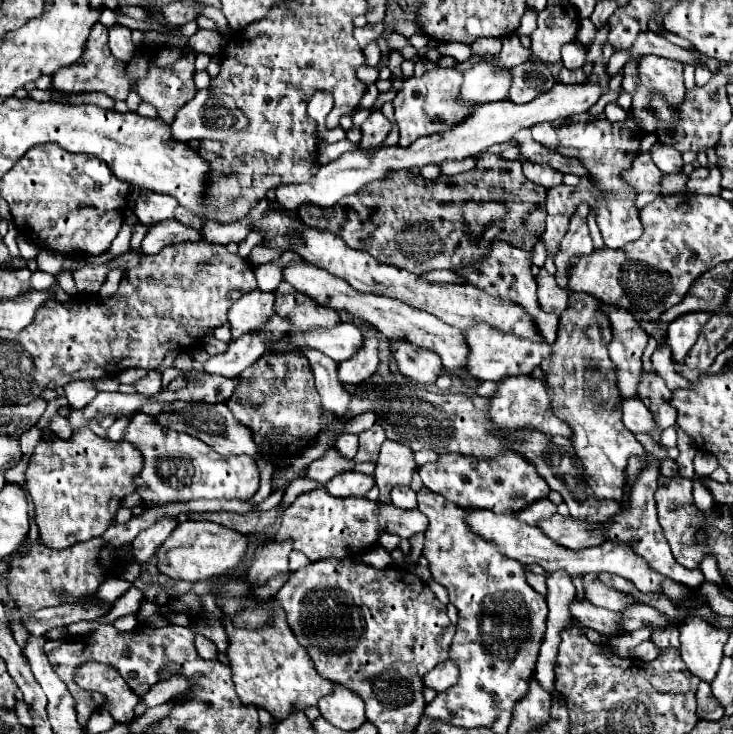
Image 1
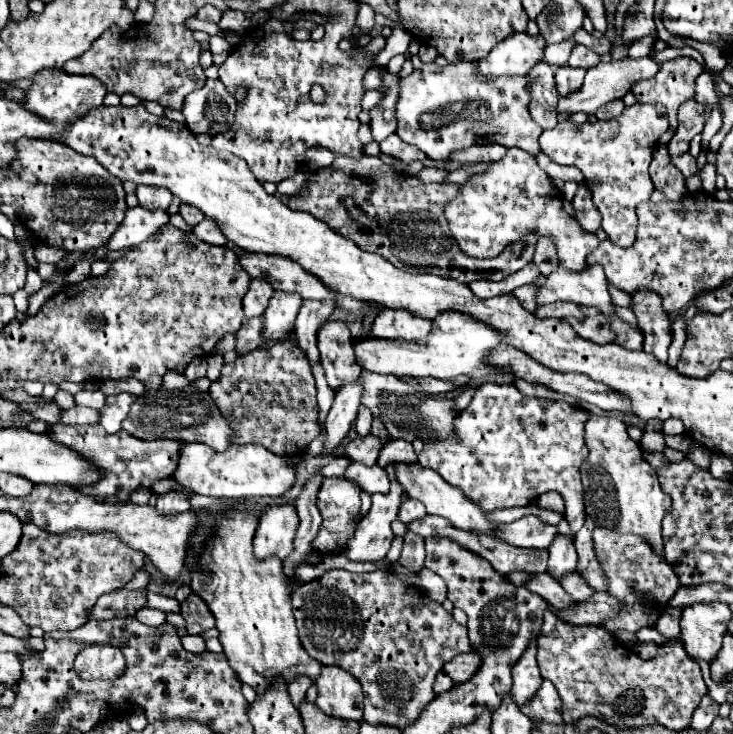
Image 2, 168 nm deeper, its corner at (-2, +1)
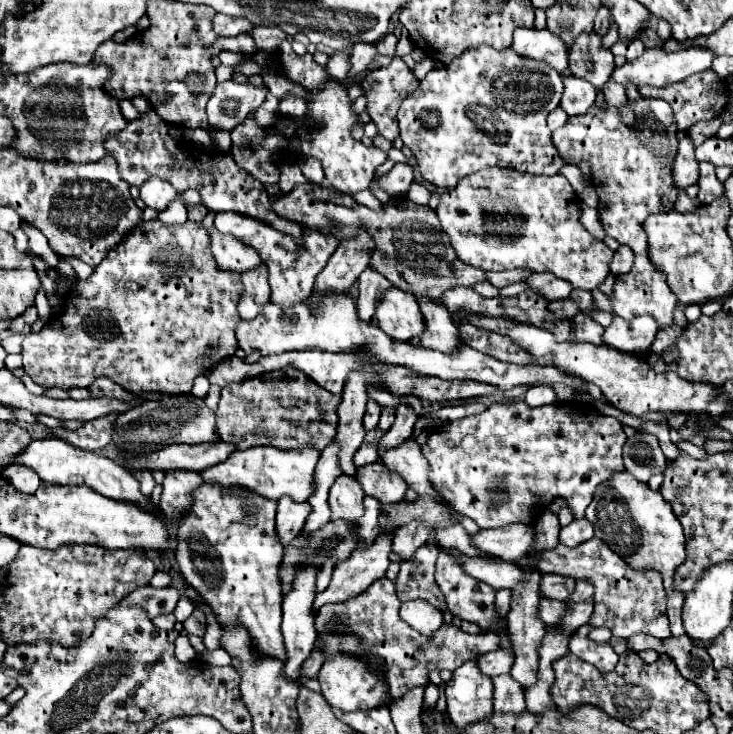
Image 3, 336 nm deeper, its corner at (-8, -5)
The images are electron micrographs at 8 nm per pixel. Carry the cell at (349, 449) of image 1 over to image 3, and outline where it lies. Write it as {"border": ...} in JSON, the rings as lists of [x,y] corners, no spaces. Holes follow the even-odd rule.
{"border":[[[367,402],[367,412],[365,412],[365,418],[363,418],[363,426],[365,426],[365,430],[373,430],[373,428],[377,428],[377,424],[379,424],[379,414],[381,414],[381,410],[379,410],[379,406],[375,406],[375,402]]]}

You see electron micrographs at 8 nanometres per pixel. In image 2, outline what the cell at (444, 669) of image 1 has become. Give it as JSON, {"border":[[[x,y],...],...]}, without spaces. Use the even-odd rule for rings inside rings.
{"border":[[[469,652],[469,654],[455,656],[449,664],[445,664],[443,670],[451,676],[451,680],[465,682],[465,680],[469,680],[469,676],[473,676],[477,666],[481,666],[481,658],[477,658],[475,652]]]}

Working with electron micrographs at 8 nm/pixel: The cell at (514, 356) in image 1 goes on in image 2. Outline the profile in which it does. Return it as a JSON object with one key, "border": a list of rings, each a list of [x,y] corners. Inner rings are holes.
{"border":[[[441,312],[437,320],[433,320],[433,328],[429,336],[421,340],[363,340],[353,344],[357,364],[369,372],[393,374],[393,376],[435,376],[443,380],[453,380],[461,374],[469,378],[477,378],[483,382],[499,382],[513,384],[515,378],[507,372],[499,372],[485,364],[489,352],[503,342],[503,336],[491,326],[477,322],[461,312]]]}

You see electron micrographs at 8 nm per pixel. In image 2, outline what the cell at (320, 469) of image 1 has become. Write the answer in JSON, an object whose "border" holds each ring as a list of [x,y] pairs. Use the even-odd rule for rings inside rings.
{"border":[[[369,434],[369,436],[363,436],[363,438],[357,438],[353,442],[349,442],[345,446],[345,454],[349,456],[349,460],[353,462],[361,462],[365,466],[373,466],[379,458],[379,452],[381,448],[389,442],[391,438],[387,440],[377,440],[377,436]]]}

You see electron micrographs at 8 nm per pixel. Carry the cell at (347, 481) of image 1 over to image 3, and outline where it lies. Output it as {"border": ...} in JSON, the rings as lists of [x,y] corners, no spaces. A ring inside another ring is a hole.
{"border":[[[373,462],[359,468],[355,478],[363,486],[365,494],[375,496],[383,504],[393,504],[403,500],[407,490],[407,484],[403,482],[403,478],[399,478],[399,474],[391,474],[391,470],[383,466],[383,462]]]}

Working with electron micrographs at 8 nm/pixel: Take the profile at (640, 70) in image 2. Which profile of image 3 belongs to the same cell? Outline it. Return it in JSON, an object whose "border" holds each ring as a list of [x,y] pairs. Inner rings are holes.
{"border":[[[653,48],[653,50],[645,50],[641,58],[633,60],[633,62],[625,62],[621,68],[615,68],[609,82],[617,82],[621,86],[629,86],[635,84],[637,88],[649,84],[649,86],[667,86],[667,84],[675,84],[695,72],[703,72],[711,66],[711,60],[715,58],[715,54],[711,54],[711,50],[703,50],[703,48],[687,48],[687,50],[679,50],[673,54],[663,52],[661,48]]]}

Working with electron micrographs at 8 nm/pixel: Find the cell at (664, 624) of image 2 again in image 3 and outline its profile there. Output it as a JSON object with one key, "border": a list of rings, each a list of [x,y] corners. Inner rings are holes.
{"border":[[[627,470],[613,474],[613,478],[601,482],[593,494],[593,502],[587,508],[585,518],[593,524],[595,536],[603,538],[611,550],[615,550],[629,566],[635,568],[655,568],[661,570],[663,584],[667,590],[667,616],[671,622],[671,634],[683,636],[681,610],[685,596],[673,590],[675,568],[685,560],[685,532],[677,520],[671,504],[661,496],[659,490],[651,490],[647,482],[635,480]],[[645,520],[661,520],[661,536],[657,532],[643,532],[637,526]]]}

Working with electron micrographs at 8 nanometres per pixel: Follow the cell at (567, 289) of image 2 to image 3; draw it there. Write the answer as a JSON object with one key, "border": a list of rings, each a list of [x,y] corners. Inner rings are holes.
{"border":[[[543,272],[543,274],[535,274],[535,278],[531,278],[531,282],[527,282],[539,296],[543,296],[547,302],[551,300],[563,300],[563,298],[571,298],[573,286],[569,282],[565,282],[563,278],[557,278],[551,272]]]}

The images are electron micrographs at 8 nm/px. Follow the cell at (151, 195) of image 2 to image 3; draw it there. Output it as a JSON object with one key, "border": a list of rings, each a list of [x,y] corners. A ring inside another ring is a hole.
{"border":[[[151,178],[141,186],[141,200],[153,210],[165,210],[167,204],[177,196],[177,190],[169,182],[159,182],[159,178]]]}

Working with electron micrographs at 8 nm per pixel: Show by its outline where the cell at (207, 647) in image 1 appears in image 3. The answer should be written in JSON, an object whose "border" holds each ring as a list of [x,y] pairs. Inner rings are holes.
{"border":[[[179,634],[177,640],[175,640],[175,656],[179,658],[179,662],[191,662],[191,660],[197,658],[195,648],[191,646],[189,638],[183,636],[183,634]]]}

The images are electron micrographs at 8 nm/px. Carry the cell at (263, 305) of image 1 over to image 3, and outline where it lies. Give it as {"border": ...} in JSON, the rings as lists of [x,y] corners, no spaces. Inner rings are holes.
{"border":[[[259,266],[259,270],[251,270],[251,274],[241,274],[241,278],[243,278],[243,298],[239,302],[239,314],[243,320],[251,320],[269,302],[267,266]]]}

